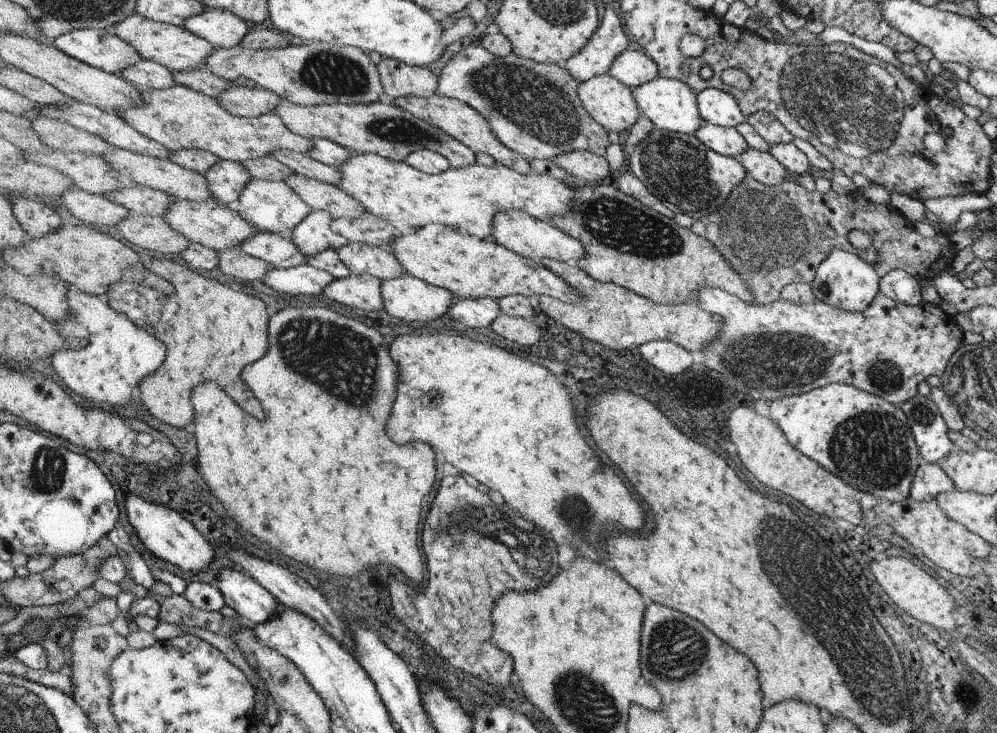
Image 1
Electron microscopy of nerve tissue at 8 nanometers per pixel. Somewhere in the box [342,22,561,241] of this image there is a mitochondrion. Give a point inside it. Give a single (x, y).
(394, 129)

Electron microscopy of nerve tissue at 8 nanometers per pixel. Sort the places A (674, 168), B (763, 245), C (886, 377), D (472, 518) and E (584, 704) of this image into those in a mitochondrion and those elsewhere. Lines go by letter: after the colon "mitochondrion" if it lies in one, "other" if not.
A: mitochondrion
B: mitochondrion
C: mitochondrion
D: mitochondrion
E: mitochondrion

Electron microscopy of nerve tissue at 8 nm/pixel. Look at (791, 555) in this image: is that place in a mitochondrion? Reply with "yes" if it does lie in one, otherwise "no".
yes

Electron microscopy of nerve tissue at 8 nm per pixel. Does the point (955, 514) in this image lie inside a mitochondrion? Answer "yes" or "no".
no

